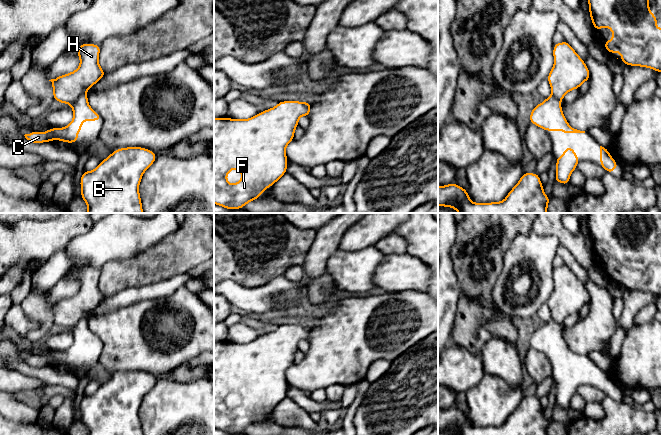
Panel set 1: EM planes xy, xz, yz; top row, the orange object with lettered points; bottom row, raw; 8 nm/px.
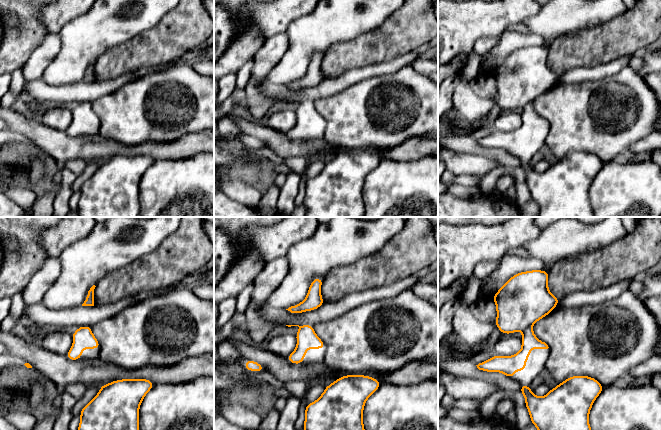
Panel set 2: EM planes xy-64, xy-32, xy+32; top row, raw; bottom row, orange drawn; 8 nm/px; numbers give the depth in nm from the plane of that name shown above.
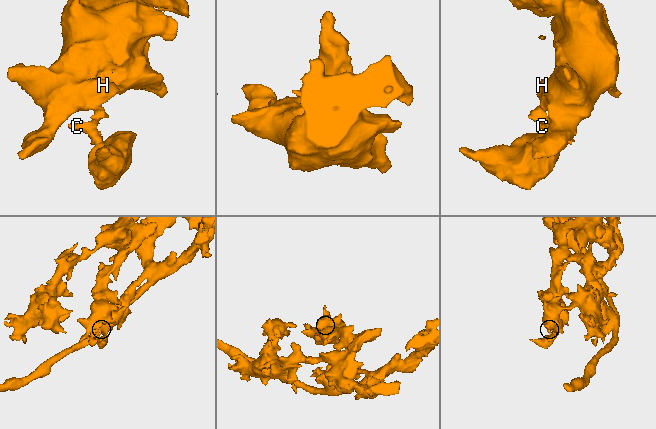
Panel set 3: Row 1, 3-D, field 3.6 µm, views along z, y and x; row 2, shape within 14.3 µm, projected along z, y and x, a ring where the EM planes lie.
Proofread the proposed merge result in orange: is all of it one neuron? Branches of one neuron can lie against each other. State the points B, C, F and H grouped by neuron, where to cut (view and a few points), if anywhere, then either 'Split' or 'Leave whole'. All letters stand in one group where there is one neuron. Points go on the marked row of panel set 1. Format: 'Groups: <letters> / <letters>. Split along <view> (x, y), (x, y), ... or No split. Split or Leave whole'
Groups: B C / F H. Split along xy (85, 94), (78, 97), (71, 105). Split

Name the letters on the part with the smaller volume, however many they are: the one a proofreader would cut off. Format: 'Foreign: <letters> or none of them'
Foreign: B, C

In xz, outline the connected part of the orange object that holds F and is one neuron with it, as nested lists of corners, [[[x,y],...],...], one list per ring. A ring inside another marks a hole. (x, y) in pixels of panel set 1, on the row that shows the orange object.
[[[280,101],[274,108],[266,109],[249,119],[214,118],[214,204],[229,210],[242,209],[247,203],[255,201],[268,187],[273,186],[287,173],[287,145],[294,140],[295,129],[301,116],[309,117],[311,105],[300,101]],[[237,169],[242,179],[230,184],[227,174]]]

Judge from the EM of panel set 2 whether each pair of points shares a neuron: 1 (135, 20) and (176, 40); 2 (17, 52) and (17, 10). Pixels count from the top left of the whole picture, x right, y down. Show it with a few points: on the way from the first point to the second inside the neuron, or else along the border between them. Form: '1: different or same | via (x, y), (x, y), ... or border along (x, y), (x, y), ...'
1: different | border along (168, 11), (155, 25), (131, 39)
2: same | via (18, 42), (21, 37), (21, 20)

